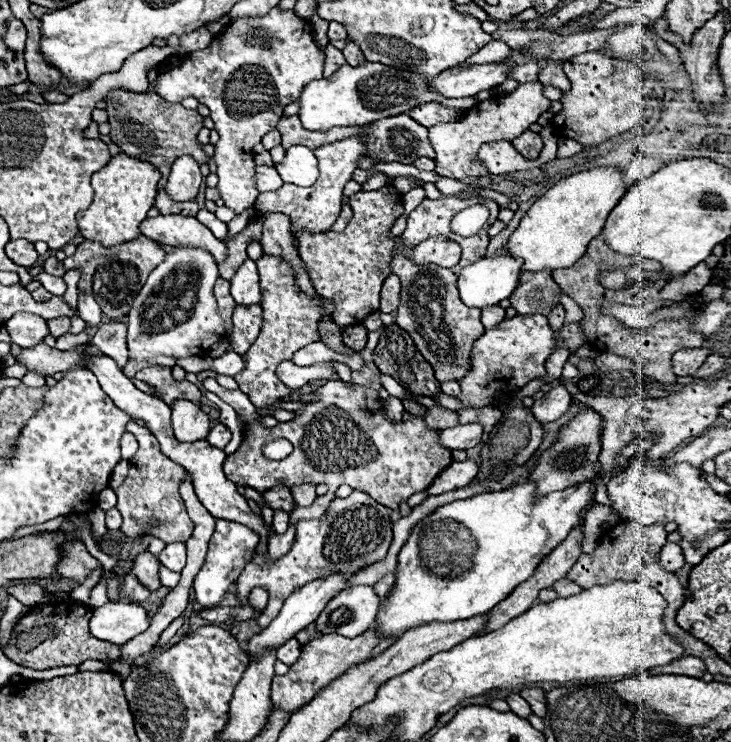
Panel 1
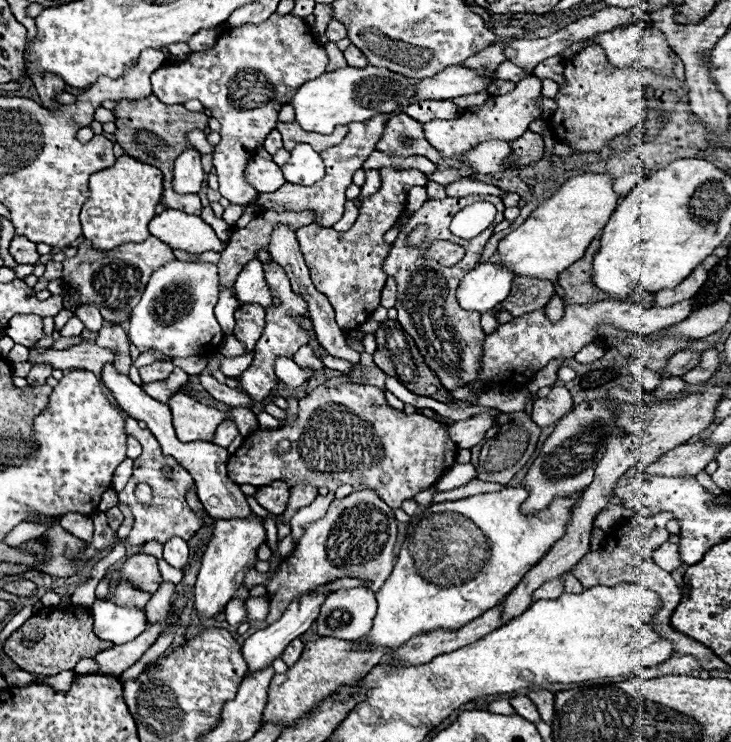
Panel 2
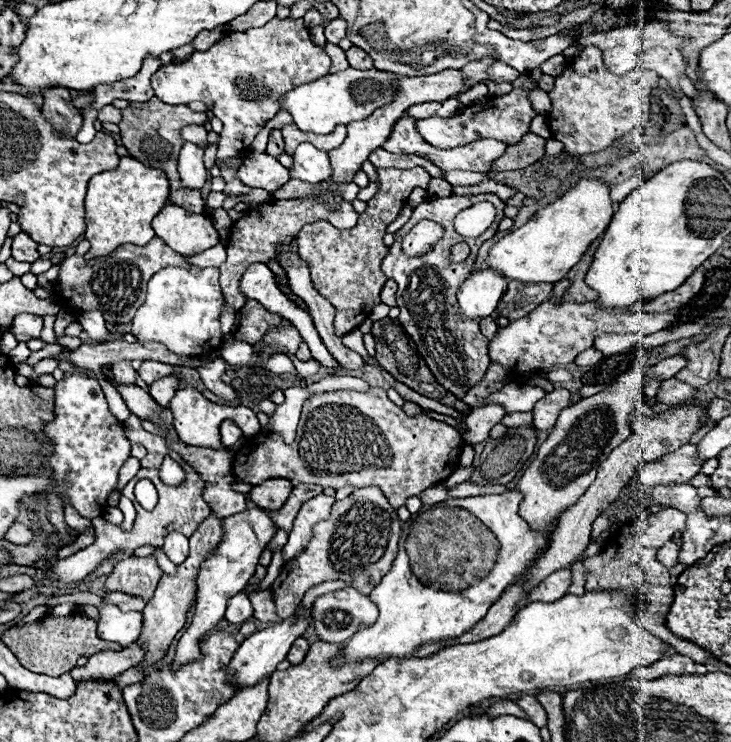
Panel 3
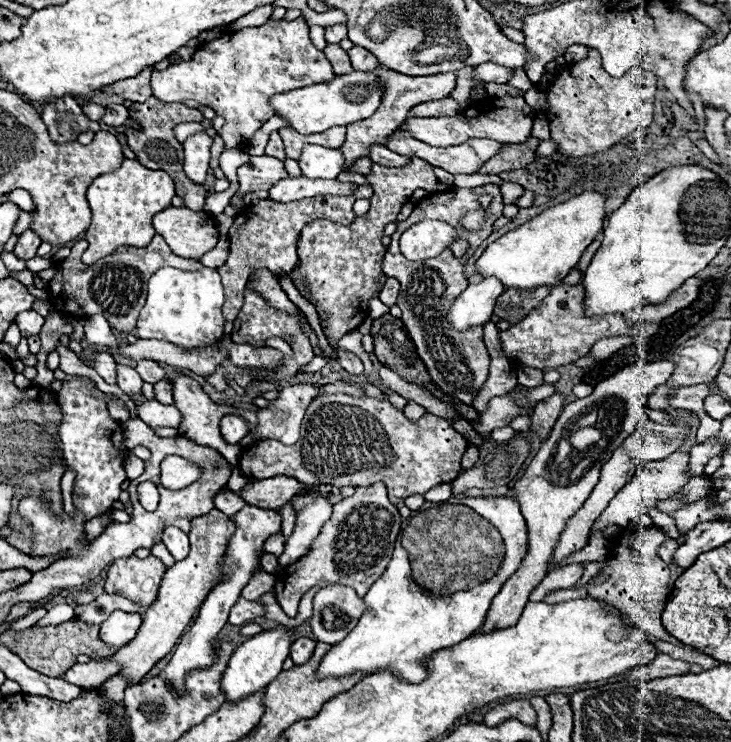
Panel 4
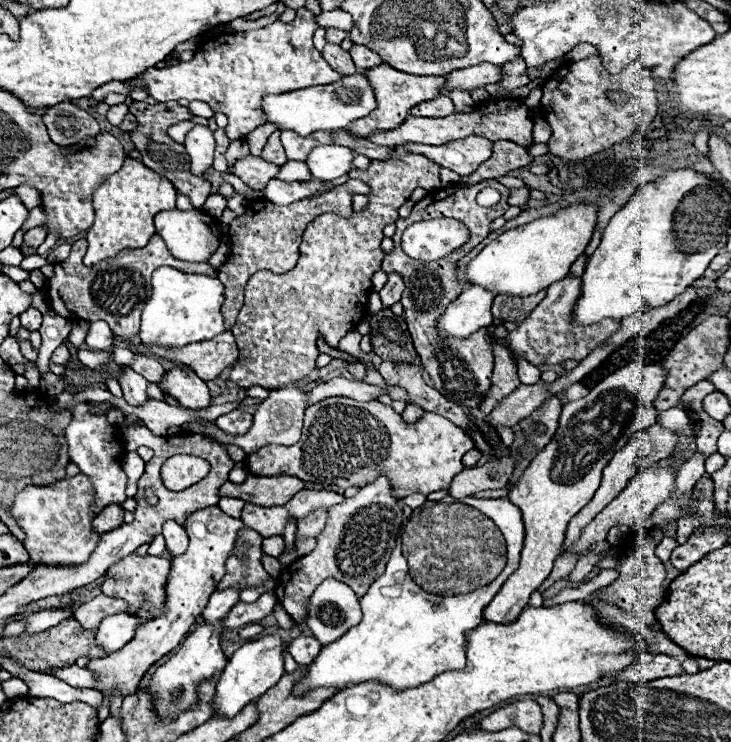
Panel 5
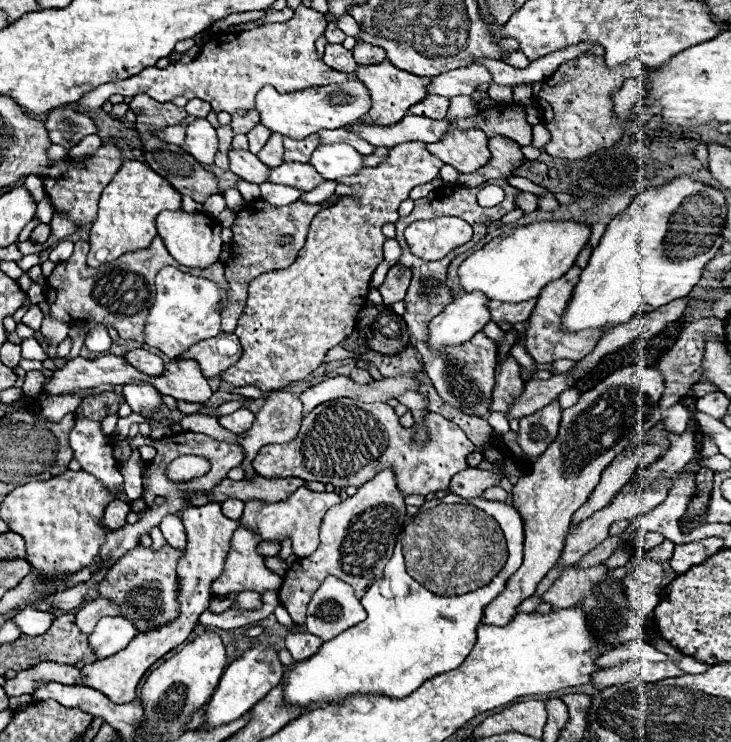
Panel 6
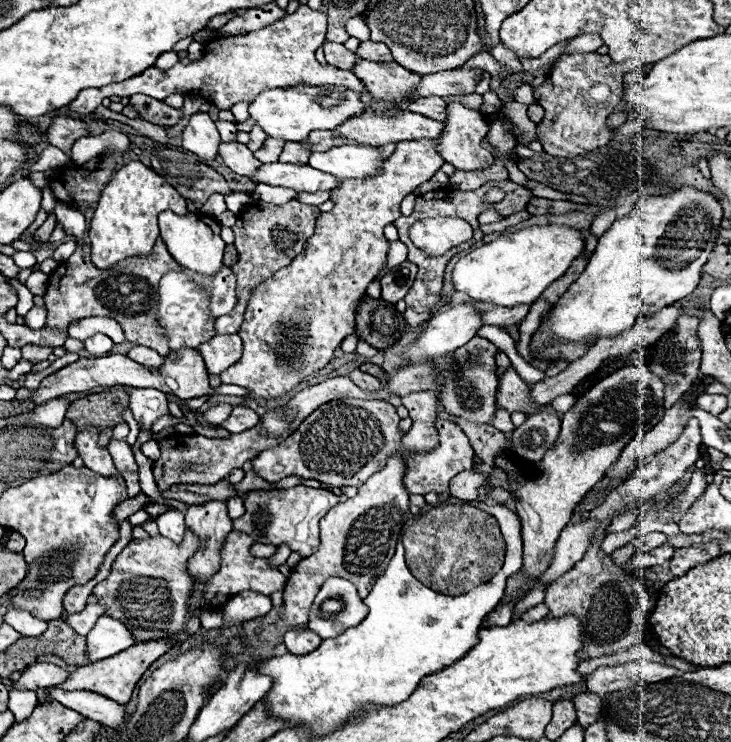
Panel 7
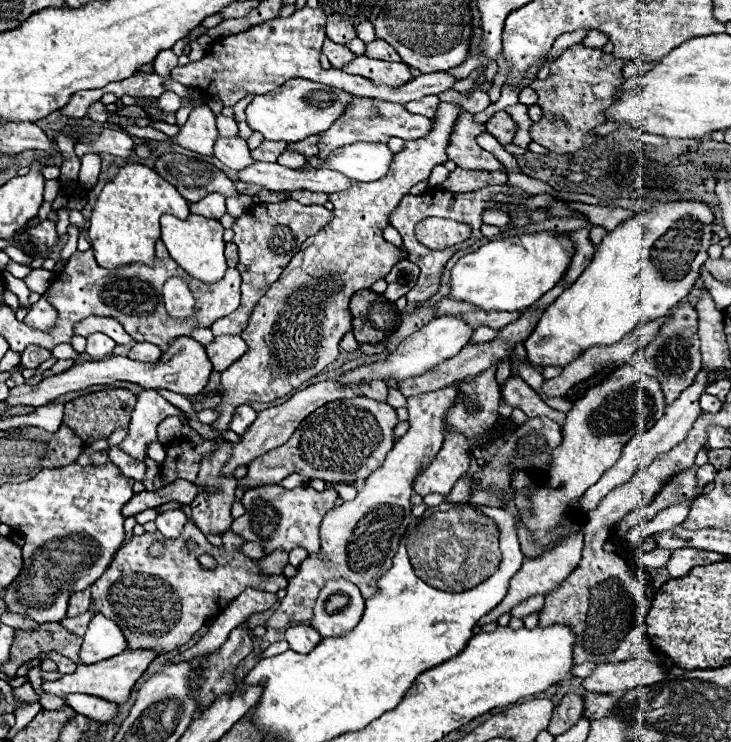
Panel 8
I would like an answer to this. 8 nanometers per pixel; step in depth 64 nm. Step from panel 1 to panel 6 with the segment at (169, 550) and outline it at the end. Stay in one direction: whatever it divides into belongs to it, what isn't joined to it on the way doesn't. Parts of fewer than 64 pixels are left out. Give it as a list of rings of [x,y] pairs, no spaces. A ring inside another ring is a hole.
[[[178,514],[164,516],[162,522],[160,522],[160,530],[162,530],[164,538],[168,540],[168,544],[172,544],[174,548],[184,548],[186,546],[186,532],[184,532],[182,518]]]

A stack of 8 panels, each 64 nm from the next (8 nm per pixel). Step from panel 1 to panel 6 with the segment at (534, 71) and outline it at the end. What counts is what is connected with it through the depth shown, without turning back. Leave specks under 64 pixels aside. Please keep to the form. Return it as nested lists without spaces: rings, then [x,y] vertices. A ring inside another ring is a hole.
[[[470,64],[466,68],[456,68],[434,76],[426,88],[428,94],[438,94],[444,98],[470,96],[480,84],[490,84],[492,76],[484,66]]]

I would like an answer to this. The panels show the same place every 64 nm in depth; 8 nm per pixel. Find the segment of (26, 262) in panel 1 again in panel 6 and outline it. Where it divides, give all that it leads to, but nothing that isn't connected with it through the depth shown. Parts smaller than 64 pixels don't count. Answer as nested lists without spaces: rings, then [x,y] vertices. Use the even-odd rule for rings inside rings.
[[[40,224],[40,226],[34,228],[34,232],[32,232],[32,236],[30,236],[30,242],[42,244],[42,242],[48,240],[48,236],[50,236],[50,224]]]

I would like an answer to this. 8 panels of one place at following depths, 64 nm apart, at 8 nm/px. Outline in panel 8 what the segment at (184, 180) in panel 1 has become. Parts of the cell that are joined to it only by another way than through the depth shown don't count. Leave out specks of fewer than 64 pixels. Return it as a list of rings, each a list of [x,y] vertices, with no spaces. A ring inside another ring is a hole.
[[[202,104],[190,112],[188,122],[180,128],[180,132],[178,132],[178,136],[174,136],[174,140],[188,150],[200,152],[204,156],[212,156],[216,134],[218,134],[216,116],[210,110],[210,106]]]

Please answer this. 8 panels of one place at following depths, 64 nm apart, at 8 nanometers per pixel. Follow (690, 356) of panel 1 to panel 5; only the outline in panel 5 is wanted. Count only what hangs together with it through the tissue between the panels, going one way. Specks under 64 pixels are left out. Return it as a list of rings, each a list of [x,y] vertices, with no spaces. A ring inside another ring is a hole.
[[[630,364],[598,382],[584,398],[574,400],[562,408],[556,436],[542,452],[536,454],[536,458],[508,494],[510,502],[522,508],[526,524],[524,550],[518,570],[504,582],[500,592],[484,610],[486,622],[514,622],[528,604],[530,594],[548,578],[554,560],[562,554],[566,524],[594,496],[596,488],[600,486],[604,466],[618,450],[626,446],[626,442],[636,432],[656,424],[658,410],[654,408],[654,400],[662,386],[662,364]]]

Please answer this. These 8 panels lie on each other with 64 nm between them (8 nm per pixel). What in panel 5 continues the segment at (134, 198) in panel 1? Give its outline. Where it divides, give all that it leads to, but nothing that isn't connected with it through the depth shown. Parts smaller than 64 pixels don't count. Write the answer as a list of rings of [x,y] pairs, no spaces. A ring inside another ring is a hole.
[[[126,158],[122,170],[112,174],[94,192],[96,220],[86,236],[88,252],[84,256],[84,264],[94,266],[106,258],[114,258],[126,248],[144,248],[154,236],[154,216],[162,210],[174,210],[176,198],[178,192],[170,180],[162,178],[142,162]]]

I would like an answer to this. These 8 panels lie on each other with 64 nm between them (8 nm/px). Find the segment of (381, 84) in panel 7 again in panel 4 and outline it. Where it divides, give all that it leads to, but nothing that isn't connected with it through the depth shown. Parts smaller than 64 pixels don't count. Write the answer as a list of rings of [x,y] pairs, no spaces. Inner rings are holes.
[[[378,66],[374,70],[374,74],[378,76],[378,80],[382,84],[382,102],[380,102],[378,110],[368,120],[348,124],[346,142],[340,146],[340,150],[344,152],[344,160],[346,160],[346,172],[350,170],[350,166],[354,164],[356,158],[362,158],[368,154],[368,144],[386,144],[386,138],[392,136],[392,132],[396,132],[402,126],[402,122],[406,120],[410,108],[414,108],[416,104],[422,104],[422,102],[442,100],[442,98],[450,96],[450,92],[456,86],[456,74],[454,72],[434,74],[434,76],[406,76],[406,74],[394,72],[390,68]]]

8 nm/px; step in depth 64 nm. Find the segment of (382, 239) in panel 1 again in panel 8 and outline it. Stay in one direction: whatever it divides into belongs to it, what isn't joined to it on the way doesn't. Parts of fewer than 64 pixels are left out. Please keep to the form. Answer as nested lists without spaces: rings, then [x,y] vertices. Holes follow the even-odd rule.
[[[442,102],[436,110],[436,116],[432,118],[432,132],[424,138],[406,142],[406,148],[396,154],[396,160],[392,162],[392,168],[382,180],[368,182],[368,184],[352,184],[352,188],[344,192],[330,194],[330,202],[334,204],[334,220],[324,226],[318,234],[310,236],[292,262],[284,268],[276,284],[260,298],[258,308],[254,308],[248,328],[242,332],[242,338],[248,344],[248,352],[234,362],[228,370],[222,372],[222,402],[214,408],[218,412],[216,422],[212,428],[216,432],[224,432],[230,428],[234,410],[244,402],[272,402],[276,398],[286,396],[290,390],[296,390],[306,380],[318,376],[330,362],[338,358],[338,344],[346,332],[352,330],[352,316],[348,310],[350,298],[362,290],[372,286],[378,278],[386,278],[386,274],[392,270],[392,266],[400,260],[400,248],[388,244],[382,238],[382,230],[388,226],[388,216],[396,204],[400,204],[402,196],[410,192],[410,188],[422,180],[428,180],[432,168],[436,164],[444,164],[448,160],[446,148],[450,142],[452,128],[456,126],[456,120],[462,116],[464,108],[460,104]]]

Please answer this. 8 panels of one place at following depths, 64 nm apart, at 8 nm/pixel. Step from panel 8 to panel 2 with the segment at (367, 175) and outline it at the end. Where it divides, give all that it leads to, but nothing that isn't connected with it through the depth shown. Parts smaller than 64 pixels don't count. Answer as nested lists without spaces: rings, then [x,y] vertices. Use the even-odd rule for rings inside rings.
[[[298,144],[290,152],[290,164],[284,166],[284,176],[292,184],[300,186],[312,186],[314,182],[322,180],[326,174],[322,156],[310,146],[310,144]]]

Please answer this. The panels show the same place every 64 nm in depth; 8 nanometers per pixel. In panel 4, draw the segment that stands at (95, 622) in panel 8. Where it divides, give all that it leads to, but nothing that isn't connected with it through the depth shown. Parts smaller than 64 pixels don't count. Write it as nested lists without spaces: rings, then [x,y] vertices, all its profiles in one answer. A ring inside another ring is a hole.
[[[116,610],[100,624],[100,640],[104,640],[110,646],[122,648],[136,636],[140,624],[142,624],[140,614],[128,614]]]

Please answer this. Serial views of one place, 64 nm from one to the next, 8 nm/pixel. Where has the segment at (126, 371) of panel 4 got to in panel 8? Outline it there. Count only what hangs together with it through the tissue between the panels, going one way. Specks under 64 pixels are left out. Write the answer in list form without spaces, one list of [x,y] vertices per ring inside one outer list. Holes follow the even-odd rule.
[[[144,390],[138,394],[138,402],[132,412],[132,422],[128,426],[128,436],[120,442],[120,450],[126,452],[132,460],[142,462],[146,456],[146,448],[158,440],[156,428],[164,420],[164,416],[182,416],[184,420],[186,414],[172,406],[168,400],[164,400],[156,390]]]

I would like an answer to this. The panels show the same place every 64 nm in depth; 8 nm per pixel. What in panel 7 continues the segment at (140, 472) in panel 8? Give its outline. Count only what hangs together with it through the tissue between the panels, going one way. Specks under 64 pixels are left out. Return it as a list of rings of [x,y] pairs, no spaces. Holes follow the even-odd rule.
[[[110,440],[108,450],[110,450],[112,460],[114,460],[114,466],[116,466],[116,470],[118,470],[120,474],[126,474],[126,472],[138,472],[134,454],[132,454],[132,450],[130,450],[124,442]]]

